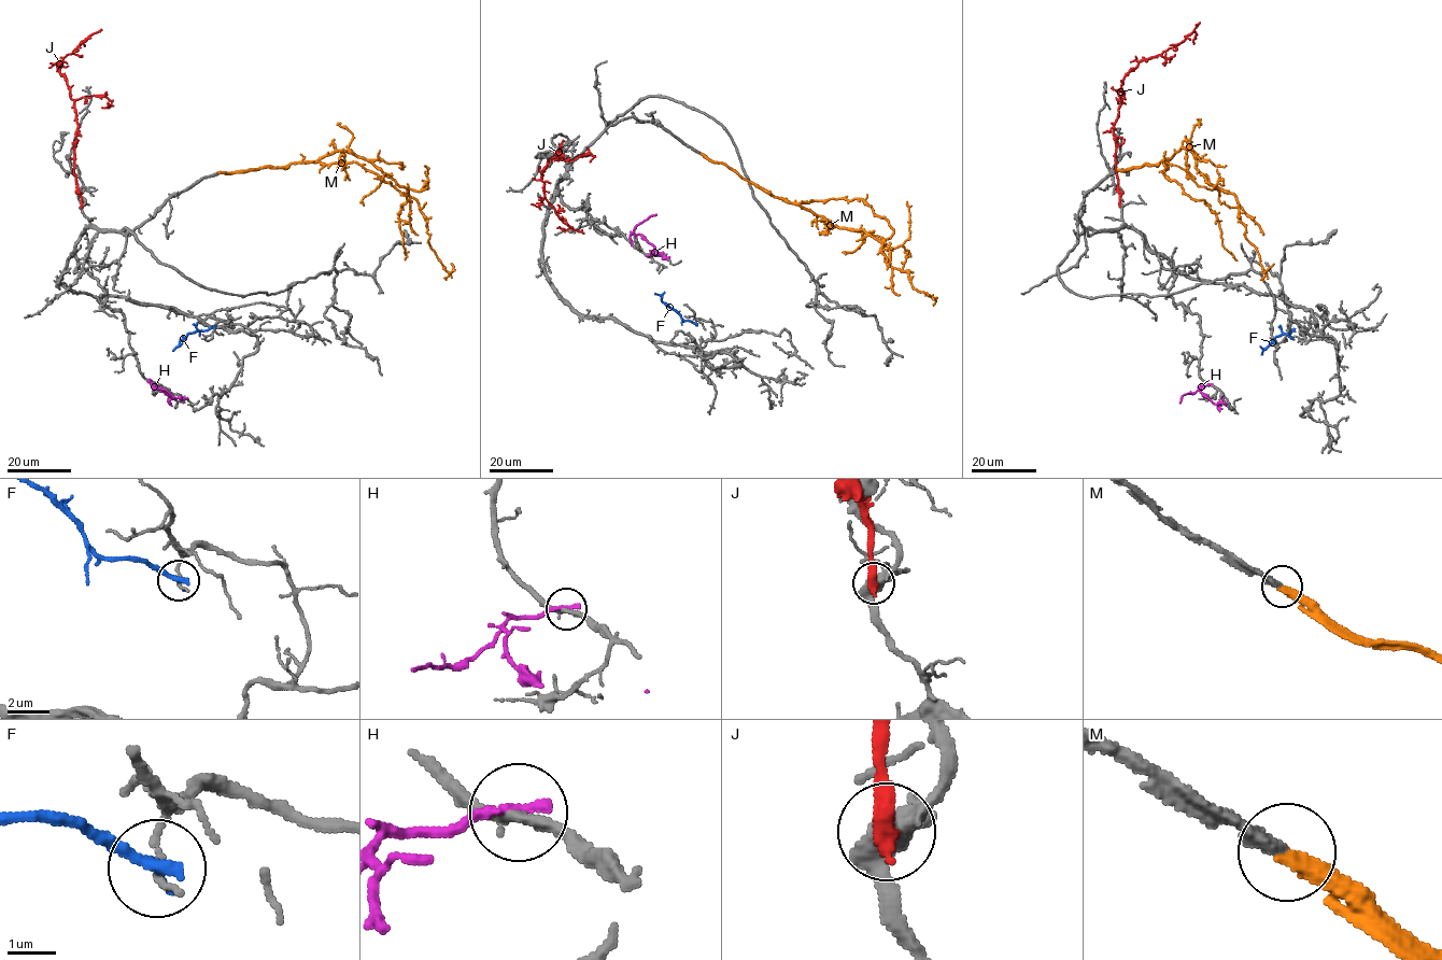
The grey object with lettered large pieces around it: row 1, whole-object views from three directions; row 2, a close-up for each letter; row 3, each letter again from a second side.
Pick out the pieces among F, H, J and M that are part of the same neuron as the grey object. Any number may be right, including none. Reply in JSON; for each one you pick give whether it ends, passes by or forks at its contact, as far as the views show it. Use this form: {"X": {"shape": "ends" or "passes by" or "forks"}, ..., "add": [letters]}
{"M": {"shape": "ends"}, "add": ["M"]}

